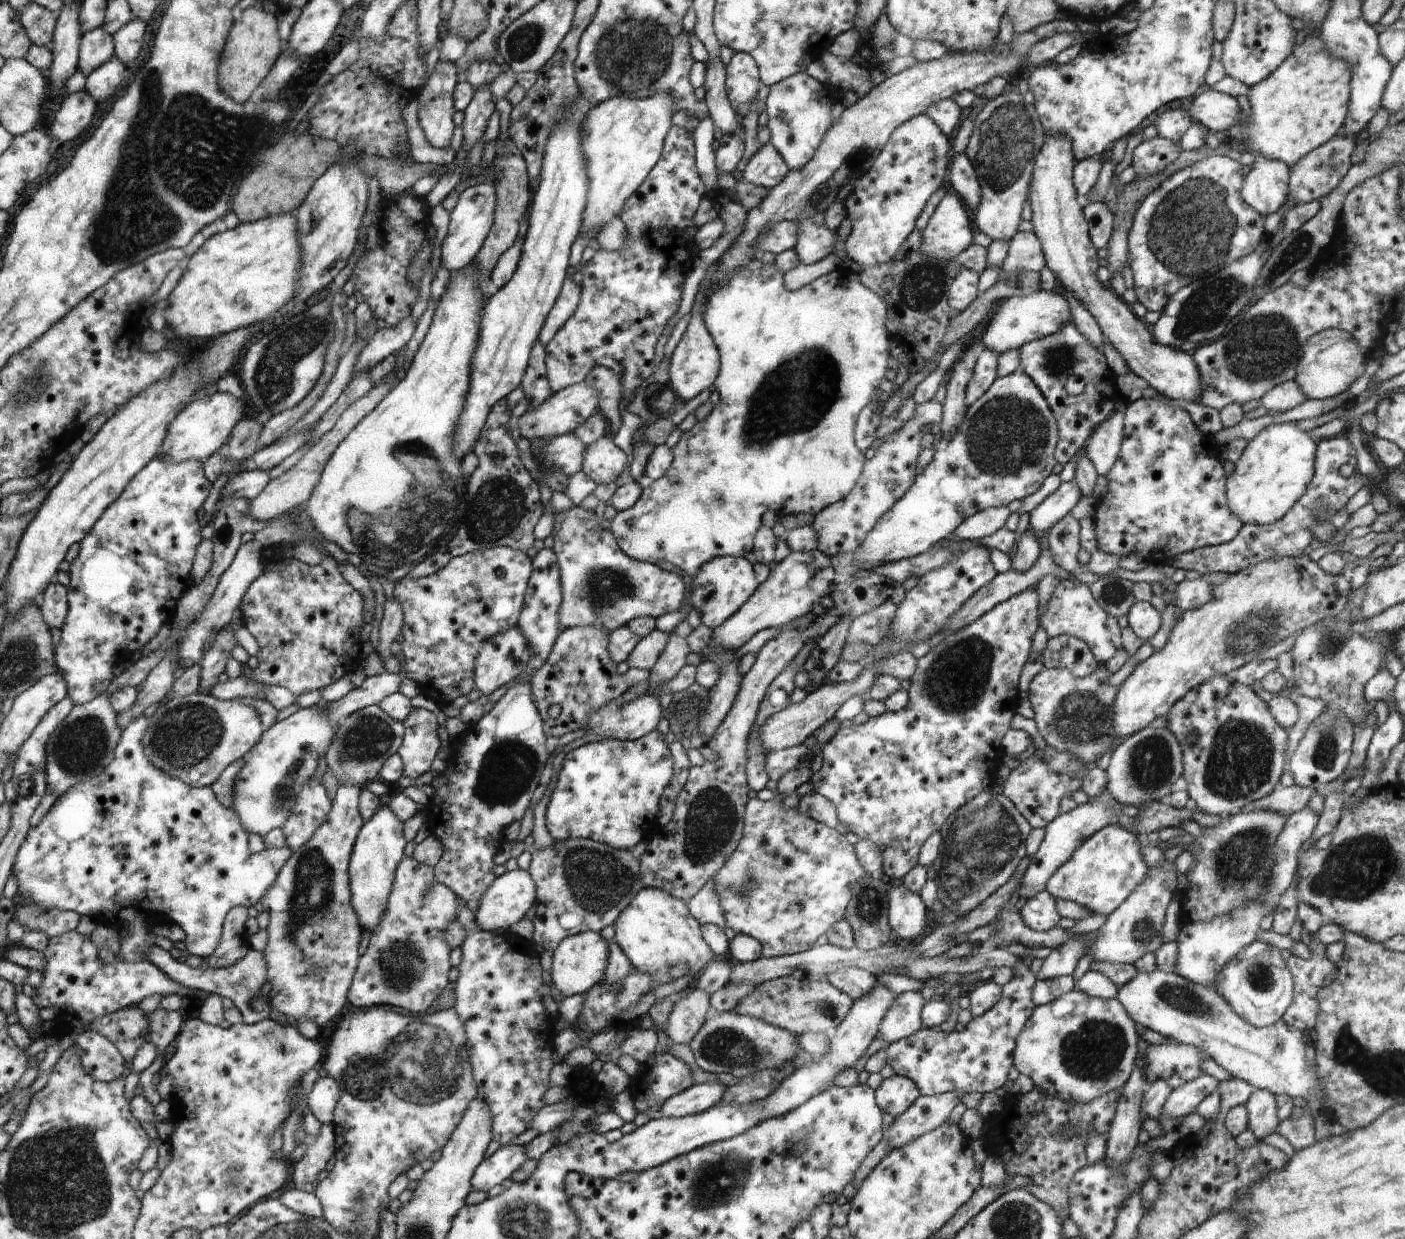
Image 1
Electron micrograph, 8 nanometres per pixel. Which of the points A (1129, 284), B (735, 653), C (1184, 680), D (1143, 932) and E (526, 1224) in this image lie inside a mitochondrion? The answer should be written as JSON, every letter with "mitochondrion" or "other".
{"A":"other","B":"other","C":"other","D":"mitochondrion","E":"mitochondrion"}

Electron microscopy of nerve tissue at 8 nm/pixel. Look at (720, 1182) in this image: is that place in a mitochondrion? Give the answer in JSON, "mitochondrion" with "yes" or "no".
{"mitochondrion":"yes"}

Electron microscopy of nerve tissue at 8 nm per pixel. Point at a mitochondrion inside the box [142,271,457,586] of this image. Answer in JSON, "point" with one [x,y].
{"point":[279,360]}

